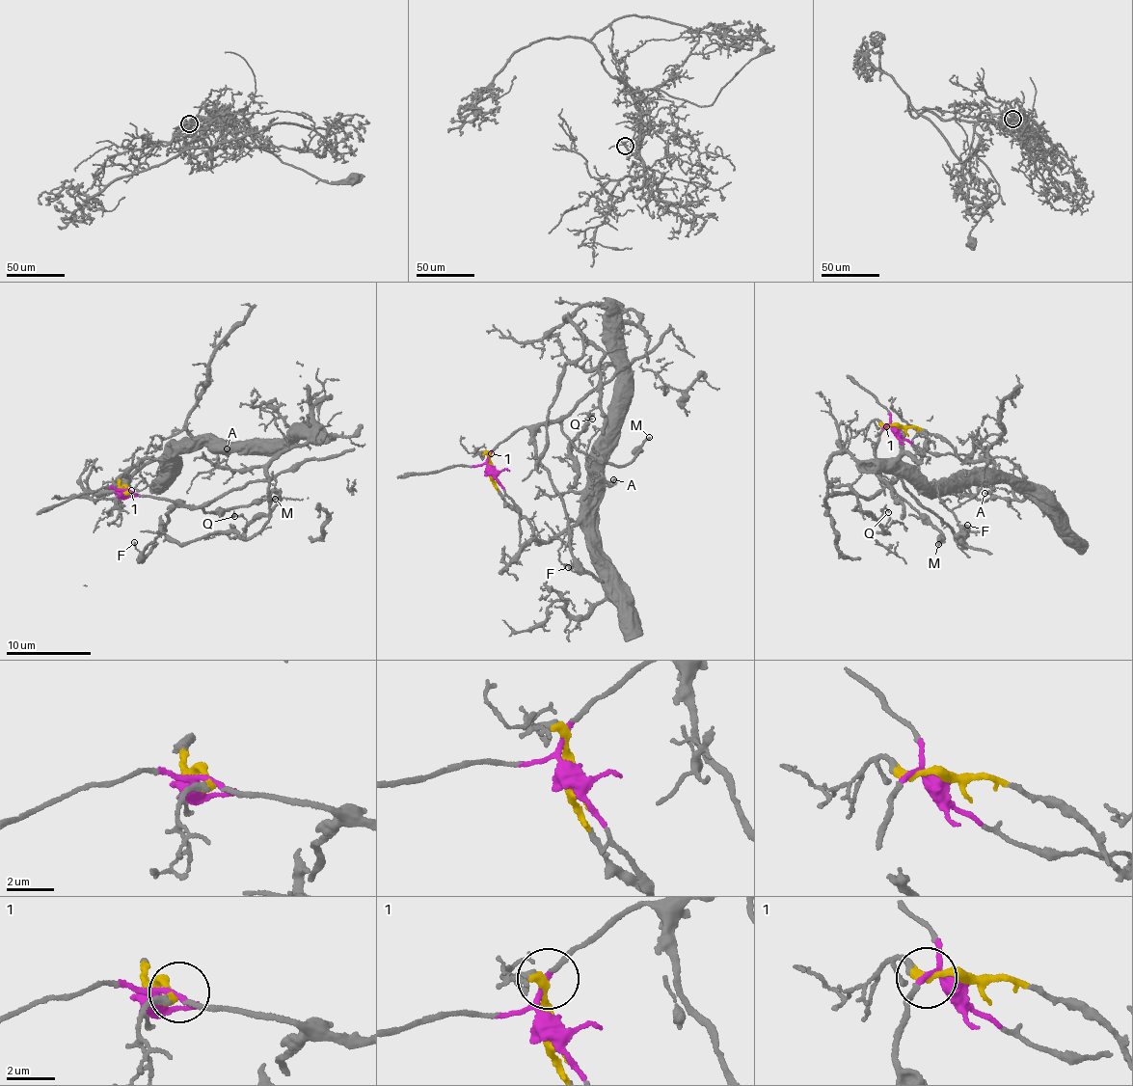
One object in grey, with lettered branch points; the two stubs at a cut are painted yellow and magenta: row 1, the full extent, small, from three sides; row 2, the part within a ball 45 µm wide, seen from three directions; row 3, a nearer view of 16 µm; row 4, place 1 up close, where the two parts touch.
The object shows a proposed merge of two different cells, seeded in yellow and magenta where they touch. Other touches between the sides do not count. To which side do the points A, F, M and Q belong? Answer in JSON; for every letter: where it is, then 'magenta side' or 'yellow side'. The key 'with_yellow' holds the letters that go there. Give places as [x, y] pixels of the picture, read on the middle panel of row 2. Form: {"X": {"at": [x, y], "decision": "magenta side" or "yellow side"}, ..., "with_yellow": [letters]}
{"A": {"at": [613, 479], "decision": "yellow side"}, "F": {"at": [568, 567], "decision": "magenta side"}, "M": {"at": [649, 437], "decision": "magenta side"}, "Q": {"at": [592, 419], "decision": "yellow side"}, "with_yellow": ["A", "Q"]}

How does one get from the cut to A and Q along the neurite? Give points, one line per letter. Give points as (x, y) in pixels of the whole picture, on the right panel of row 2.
A: (899, 428), (913, 425), (938, 435), (966, 461), (995, 464), (999, 480), (984, 493)
Q: (899, 428), (992, 461), (997, 475), (916, 482), (866, 468), (847, 448), (826, 465), (856, 508), (889, 512)

